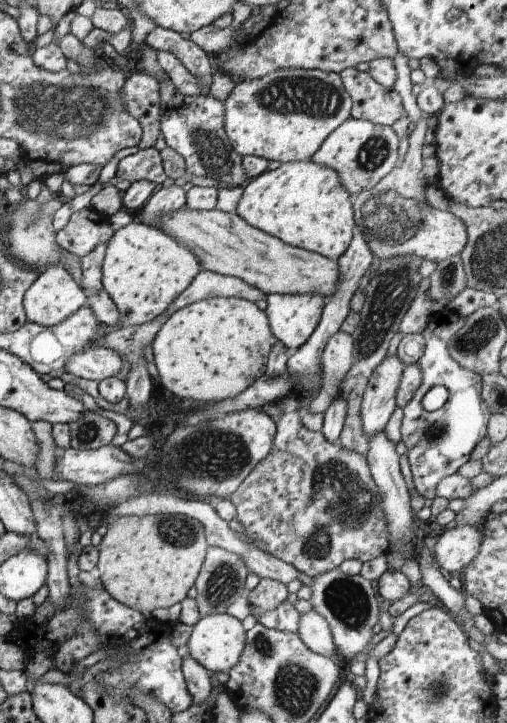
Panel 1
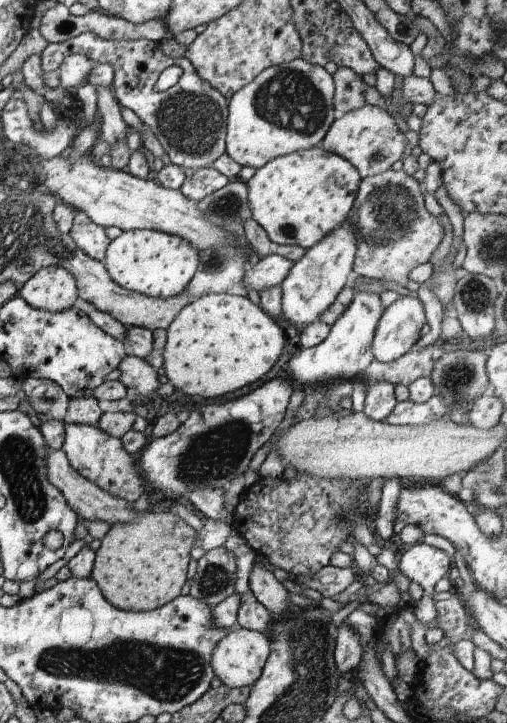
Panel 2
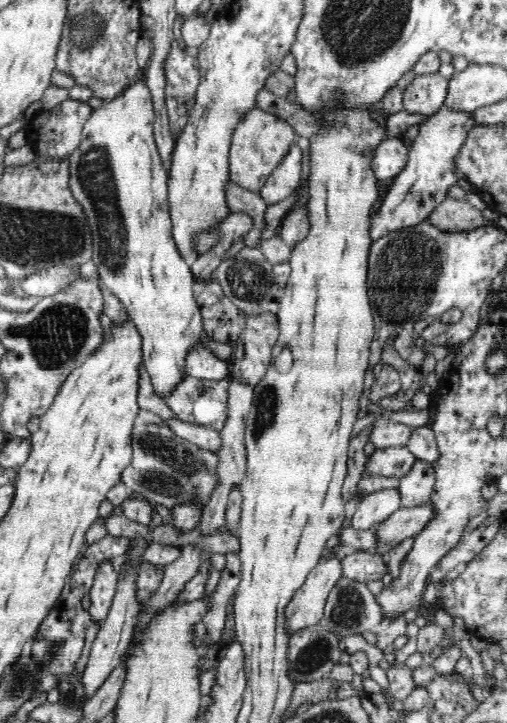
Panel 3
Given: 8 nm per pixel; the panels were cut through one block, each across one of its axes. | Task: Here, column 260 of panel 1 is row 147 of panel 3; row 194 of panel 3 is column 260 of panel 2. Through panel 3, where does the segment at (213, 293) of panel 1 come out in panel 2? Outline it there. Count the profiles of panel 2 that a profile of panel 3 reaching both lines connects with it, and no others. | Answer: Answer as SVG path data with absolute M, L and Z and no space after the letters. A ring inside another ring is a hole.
M270 254L260 259L253 268L248 268L243 276L244 286L258 292L278 286L286 278L293 264L293 261L284 256Z

